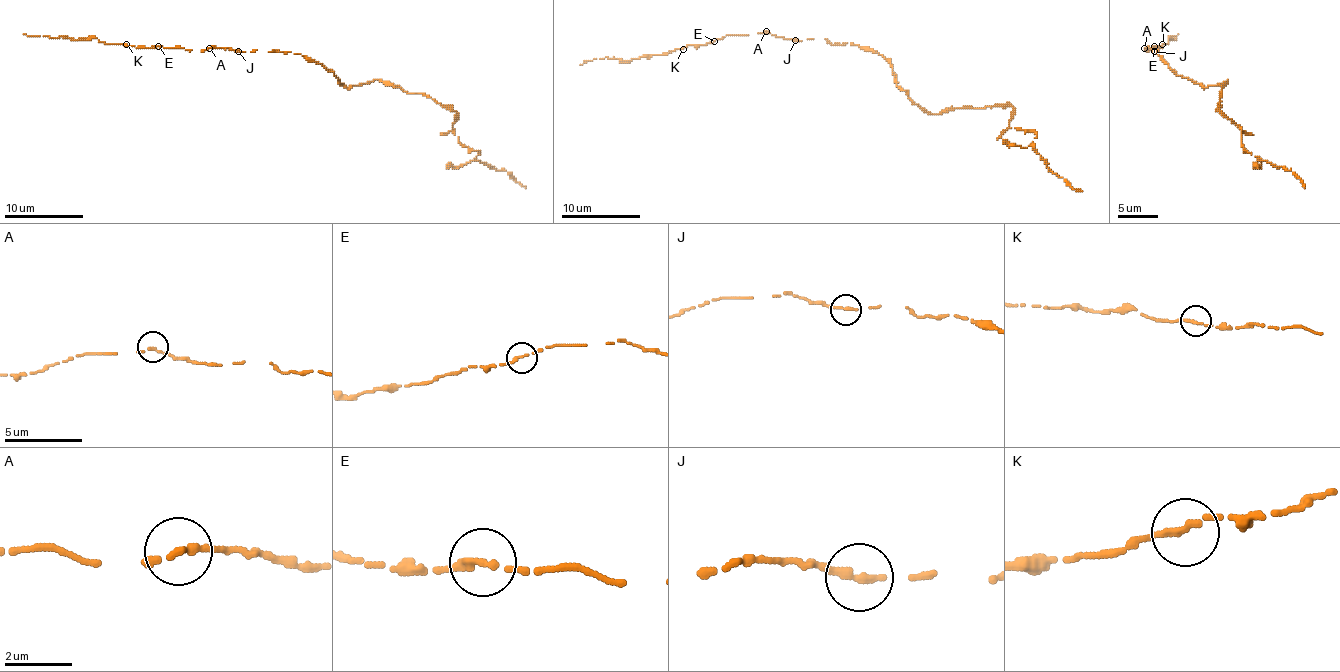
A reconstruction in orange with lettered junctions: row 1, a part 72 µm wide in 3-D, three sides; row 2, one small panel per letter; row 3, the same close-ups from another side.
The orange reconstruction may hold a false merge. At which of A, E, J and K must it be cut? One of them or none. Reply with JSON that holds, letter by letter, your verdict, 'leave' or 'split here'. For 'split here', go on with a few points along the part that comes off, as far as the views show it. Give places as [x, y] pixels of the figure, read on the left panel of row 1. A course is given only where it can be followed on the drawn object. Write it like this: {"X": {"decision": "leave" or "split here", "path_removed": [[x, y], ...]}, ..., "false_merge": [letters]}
{"A": {"decision": "leave"}, "E": {"decision": "leave"}, "J": {"decision": "leave"}, "K": {"decision": "leave"}, "false_merge": []}

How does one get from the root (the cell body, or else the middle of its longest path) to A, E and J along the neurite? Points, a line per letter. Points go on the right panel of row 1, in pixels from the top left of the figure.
A: (1168, 68), (1156, 54), (1158, 52), (1144, 48)
E: (1168, 68), (1156, 54), (1158, 52), (1152, 52), (1150, 48), (1146, 50), (1154, 46)
J: (1168, 68), (1156, 54), (1158, 52), (1152, 50), (1154, 52)

